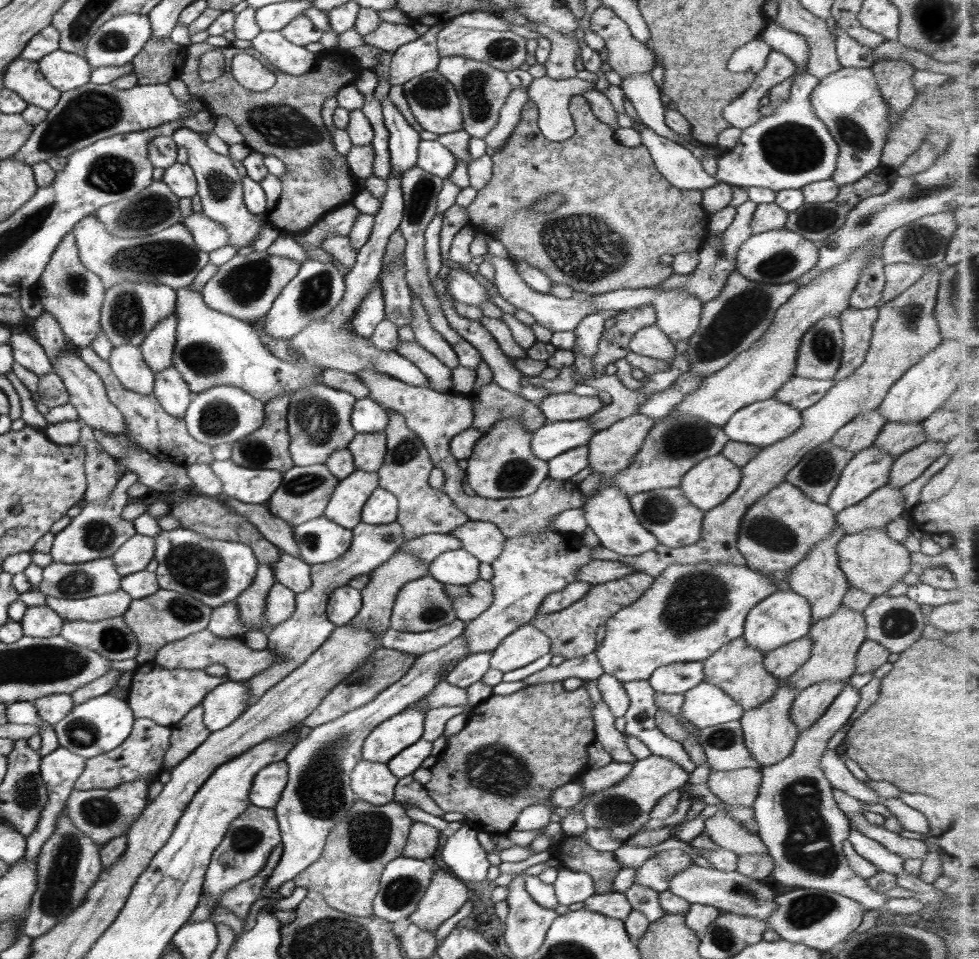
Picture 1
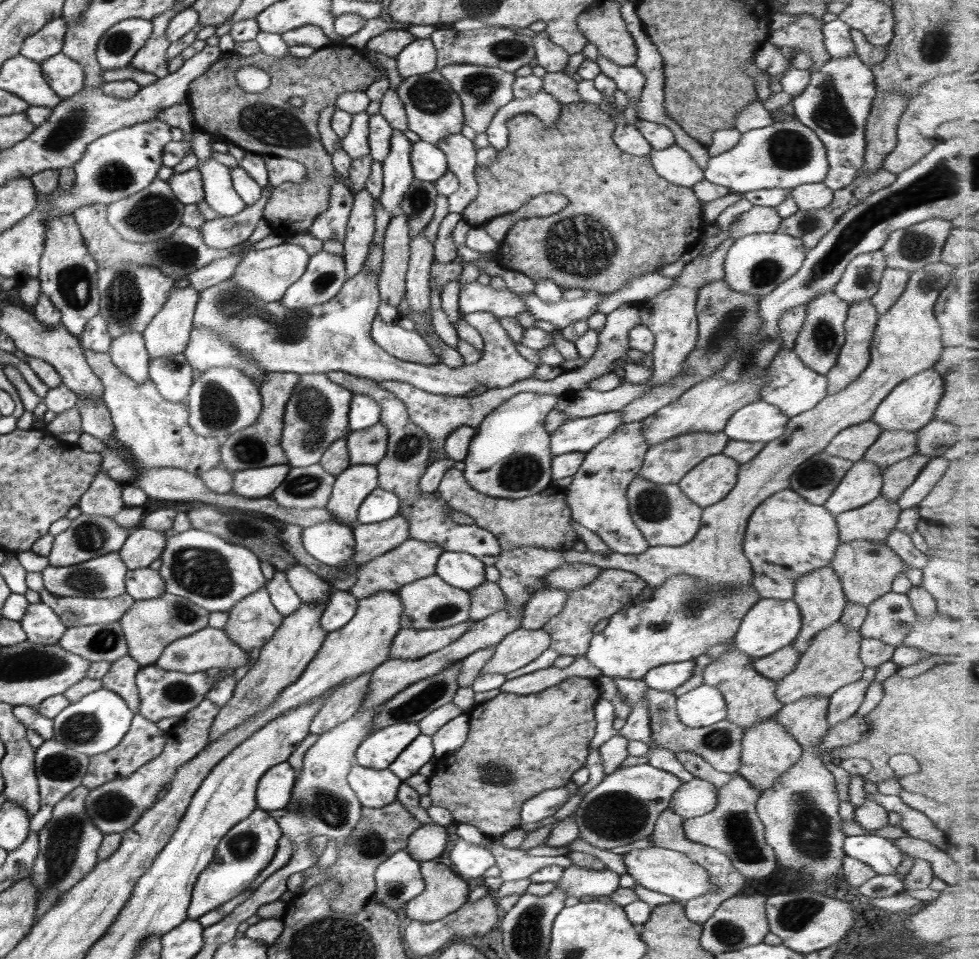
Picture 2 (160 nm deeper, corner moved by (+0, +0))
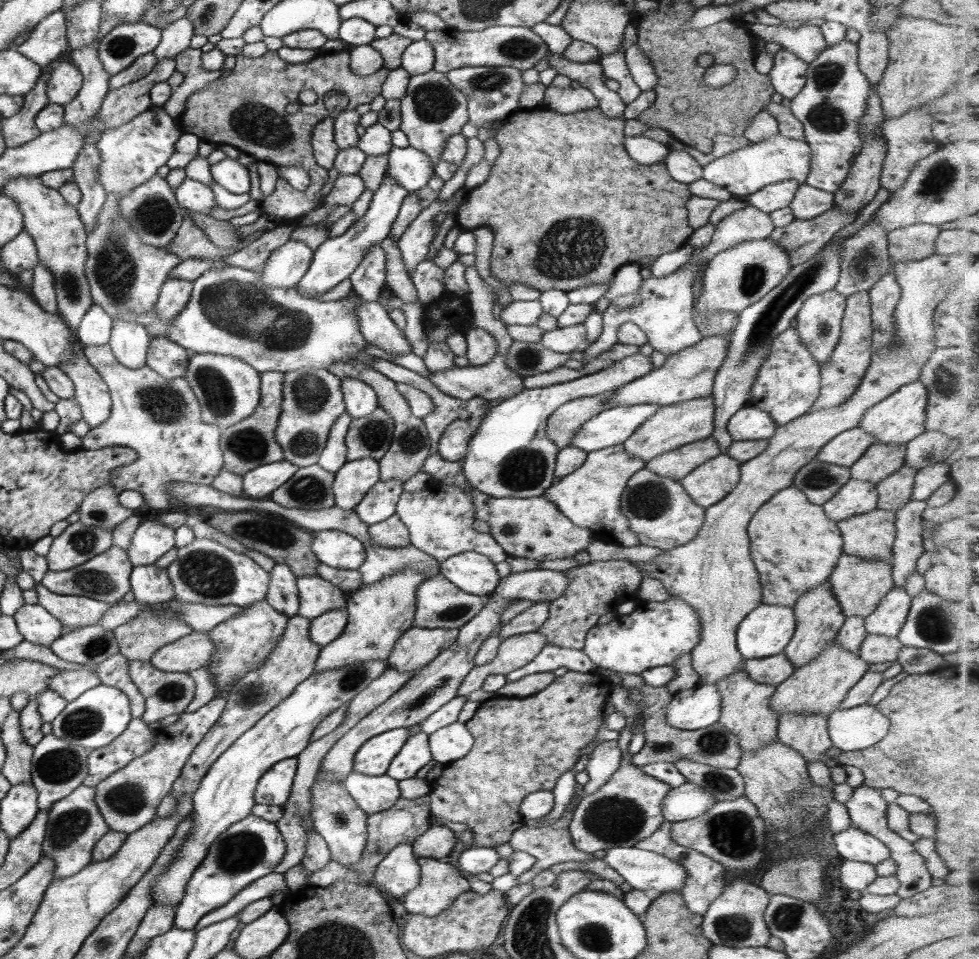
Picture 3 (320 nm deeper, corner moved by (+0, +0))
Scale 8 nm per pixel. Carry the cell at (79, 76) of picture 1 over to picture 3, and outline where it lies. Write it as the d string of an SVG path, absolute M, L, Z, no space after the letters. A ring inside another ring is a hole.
M61 60L47 77L47 97L53 103L68 104L81 89L82 73L70 60Z

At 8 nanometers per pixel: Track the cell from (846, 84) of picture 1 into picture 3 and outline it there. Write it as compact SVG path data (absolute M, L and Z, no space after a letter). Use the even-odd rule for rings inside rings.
M841 40L834 47L826 48L818 58L807 65L806 84L791 99L790 112L803 124L805 142L812 151L810 172L805 183L826 192L835 193L844 182L854 159L863 149L863 139L858 132L859 118L865 113L869 97L870 83L865 74L859 71L858 48L856 43Z

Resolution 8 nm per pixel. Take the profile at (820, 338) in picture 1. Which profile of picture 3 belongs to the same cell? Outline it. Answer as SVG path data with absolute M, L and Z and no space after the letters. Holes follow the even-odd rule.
M836 290L810 296L802 303L795 328L802 344L821 366L832 354L842 333L847 298Z

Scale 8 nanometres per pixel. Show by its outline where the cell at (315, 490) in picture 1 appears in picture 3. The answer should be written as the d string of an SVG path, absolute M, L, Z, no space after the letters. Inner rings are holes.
M318 463L298 467L292 478L269 494L270 499L284 508L320 510L335 505L333 493L334 472L328 472Z

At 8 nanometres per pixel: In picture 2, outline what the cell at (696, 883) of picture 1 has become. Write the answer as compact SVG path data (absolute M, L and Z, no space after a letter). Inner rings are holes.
M652 846L650 848L629 850L623 854L623 859L626 863L626 873L634 878L636 884L644 886L648 890L667 894L681 904L717 889L715 884L710 881L710 875L706 873L706 869L676 850Z

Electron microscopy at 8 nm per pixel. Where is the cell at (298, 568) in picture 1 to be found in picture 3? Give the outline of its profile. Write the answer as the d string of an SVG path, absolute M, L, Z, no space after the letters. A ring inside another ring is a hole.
M298 576L300 616L312 620L324 612L345 606L346 593L340 587L316 576Z

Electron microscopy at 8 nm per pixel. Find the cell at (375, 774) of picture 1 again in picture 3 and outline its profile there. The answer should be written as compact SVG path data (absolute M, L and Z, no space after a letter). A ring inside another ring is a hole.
M352 770L342 783L346 793L367 815L386 811L401 798L399 781L386 774L366 776Z

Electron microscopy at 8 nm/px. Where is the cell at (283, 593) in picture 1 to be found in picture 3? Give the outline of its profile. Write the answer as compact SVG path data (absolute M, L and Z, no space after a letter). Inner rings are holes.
M276 563L269 572L269 589L266 602L287 617L299 611L297 576L288 565Z

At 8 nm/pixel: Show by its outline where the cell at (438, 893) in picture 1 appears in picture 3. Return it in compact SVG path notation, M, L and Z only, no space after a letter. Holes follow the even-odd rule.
M417 857L421 869L420 884L402 898L406 912L436 916L454 902L458 895L470 891L468 880L452 864L439 859Z

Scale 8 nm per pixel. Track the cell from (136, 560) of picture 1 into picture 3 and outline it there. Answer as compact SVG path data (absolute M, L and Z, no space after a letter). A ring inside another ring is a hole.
M158 519L145 520L138 526L127 555L133 566L154 565L174 546L174 529L168 528Z

